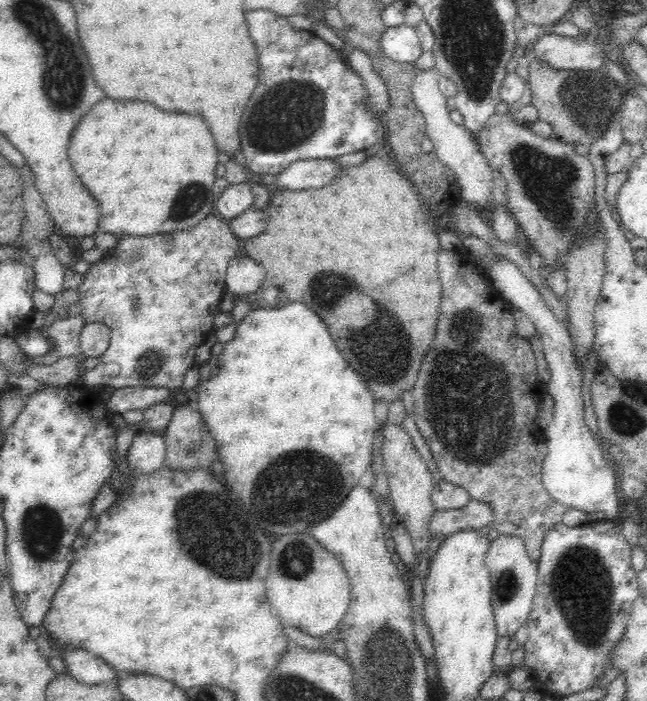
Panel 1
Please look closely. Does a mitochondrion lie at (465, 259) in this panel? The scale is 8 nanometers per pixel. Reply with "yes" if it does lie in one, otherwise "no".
no

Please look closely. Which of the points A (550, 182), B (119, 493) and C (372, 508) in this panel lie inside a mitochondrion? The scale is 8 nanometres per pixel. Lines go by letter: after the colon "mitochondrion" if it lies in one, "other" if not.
A: mitochondrion
B: other
C: other

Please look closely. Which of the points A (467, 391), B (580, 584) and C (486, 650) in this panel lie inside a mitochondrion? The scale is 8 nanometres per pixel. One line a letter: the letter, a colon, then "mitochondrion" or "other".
A: mitochondrion
B: mitochondrion
C: other

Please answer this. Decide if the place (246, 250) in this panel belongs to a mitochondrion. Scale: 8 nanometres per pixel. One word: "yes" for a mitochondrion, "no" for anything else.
no

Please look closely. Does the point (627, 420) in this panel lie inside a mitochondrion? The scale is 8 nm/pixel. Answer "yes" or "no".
yes

